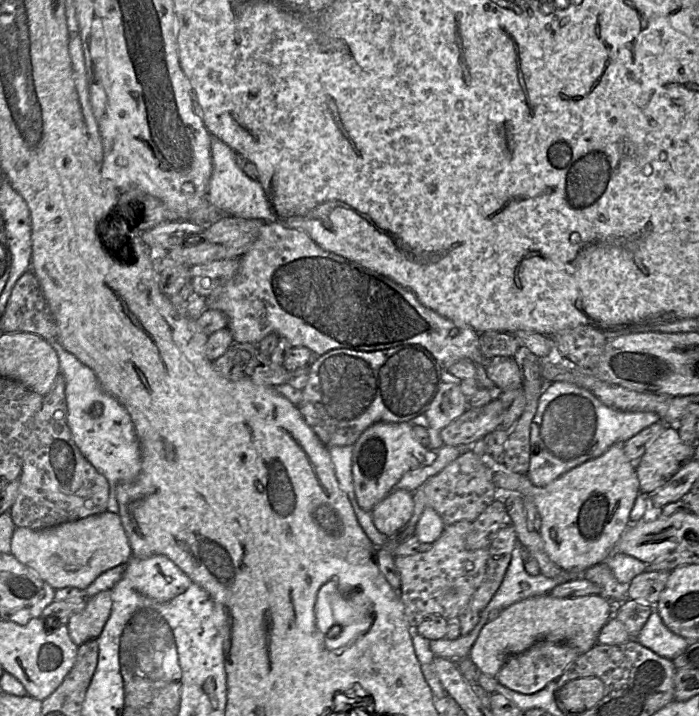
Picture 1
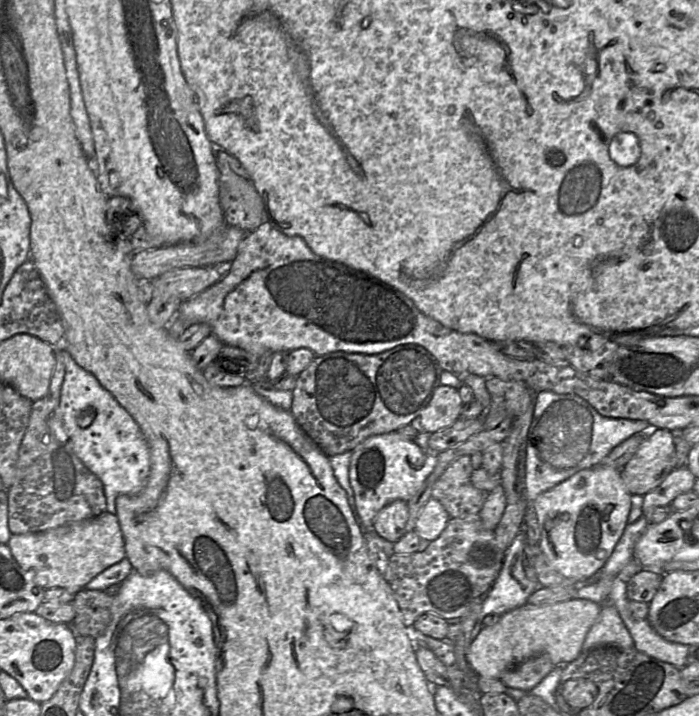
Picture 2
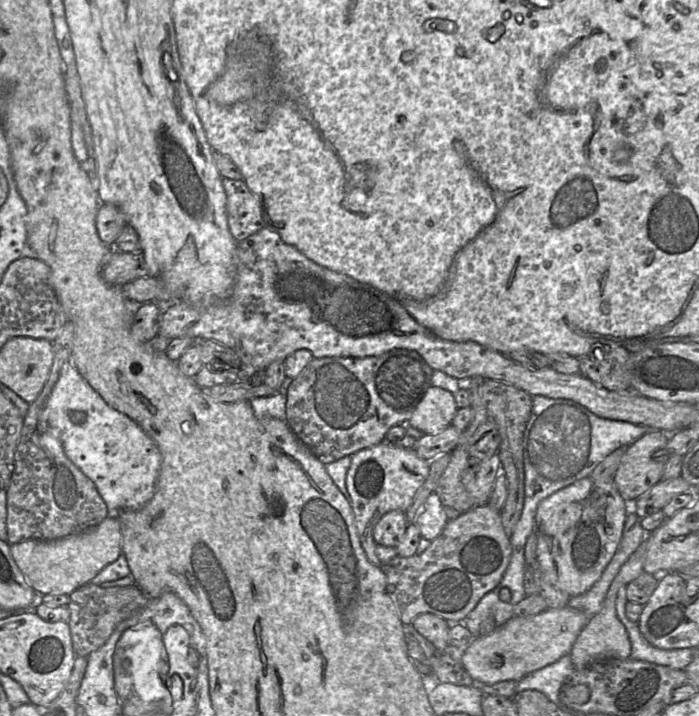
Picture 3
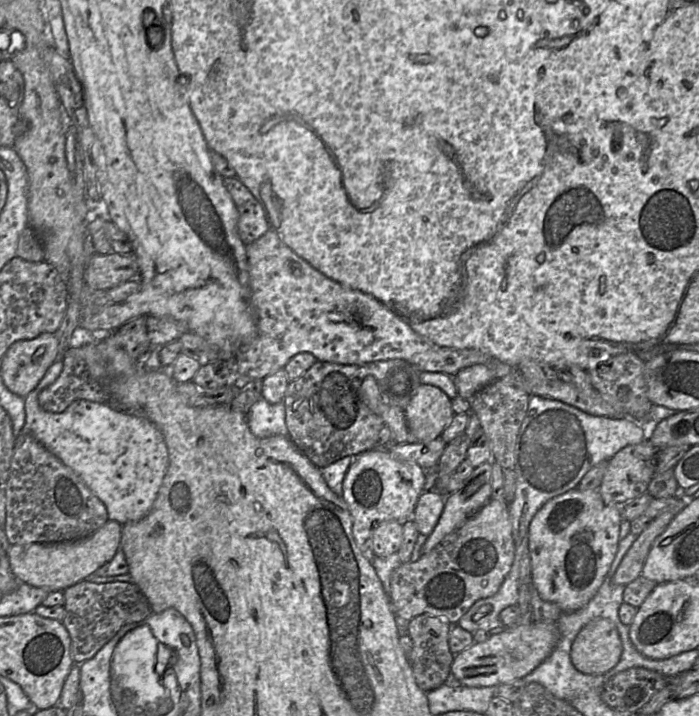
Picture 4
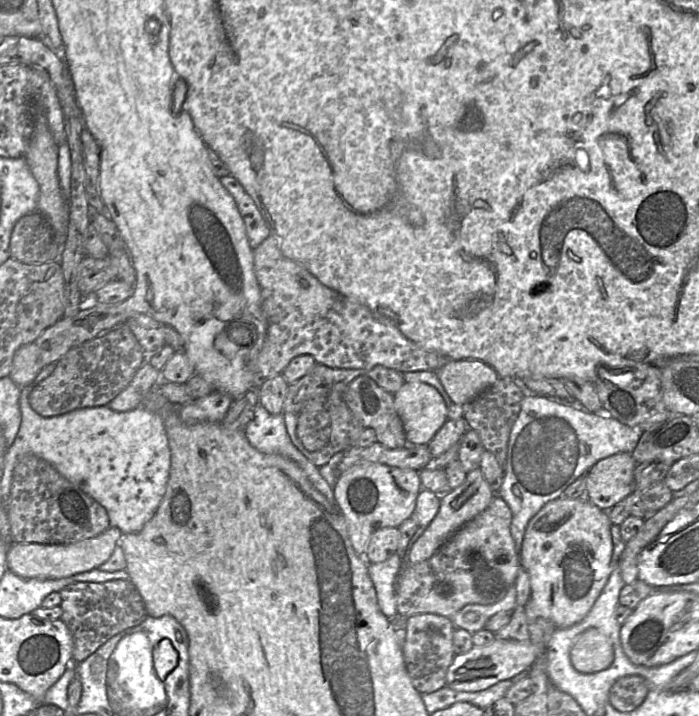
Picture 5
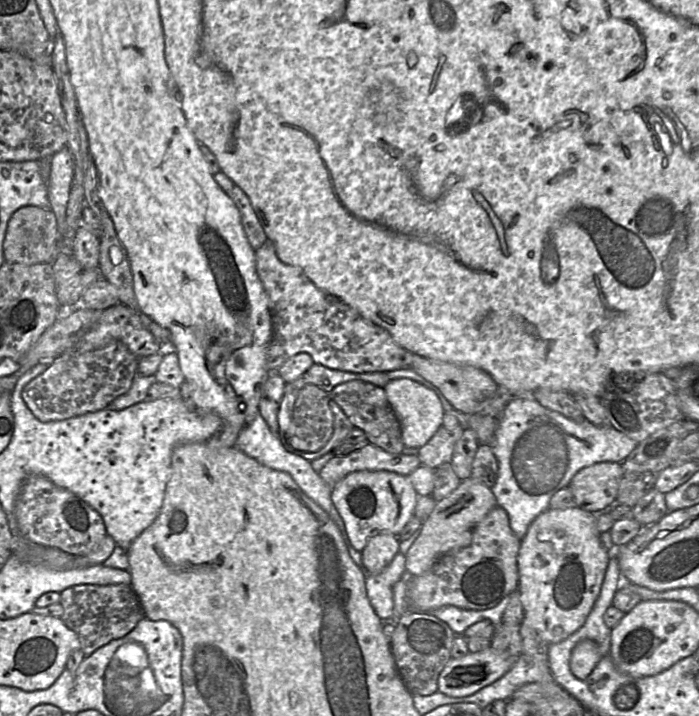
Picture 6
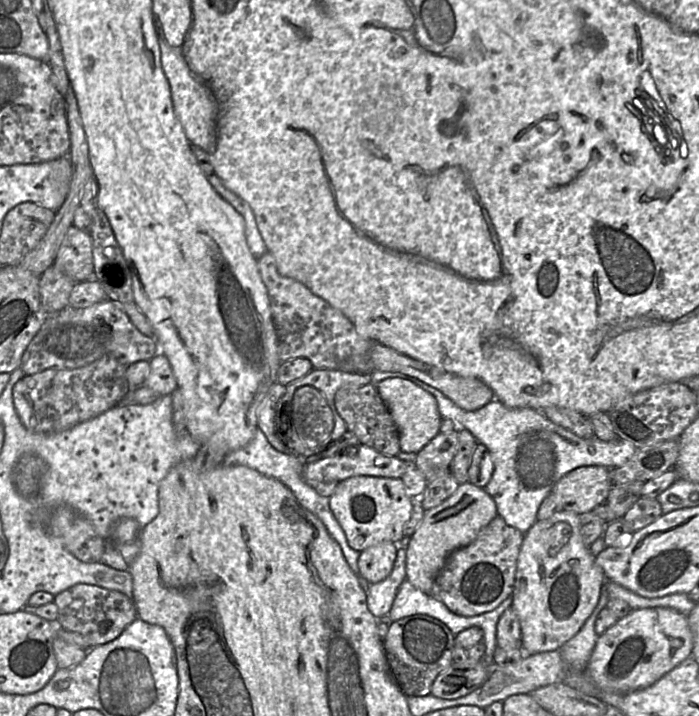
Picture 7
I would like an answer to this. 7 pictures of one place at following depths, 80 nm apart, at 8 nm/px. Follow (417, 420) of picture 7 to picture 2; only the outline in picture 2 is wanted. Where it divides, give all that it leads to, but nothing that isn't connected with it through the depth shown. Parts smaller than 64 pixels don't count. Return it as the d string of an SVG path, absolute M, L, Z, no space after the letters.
M440 385L419 415L424 432L432 434L452 425L459 419L462 407L459 390Z

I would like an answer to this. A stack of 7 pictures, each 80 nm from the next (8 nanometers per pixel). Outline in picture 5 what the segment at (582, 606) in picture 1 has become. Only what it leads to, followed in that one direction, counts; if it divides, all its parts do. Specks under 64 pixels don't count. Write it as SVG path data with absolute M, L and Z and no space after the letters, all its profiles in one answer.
M494 639L484 646L474 646L466 653L455 655L446 674L446 685L458 692L478 692L494 684L528 672L537 658L537 650L528 640Z

